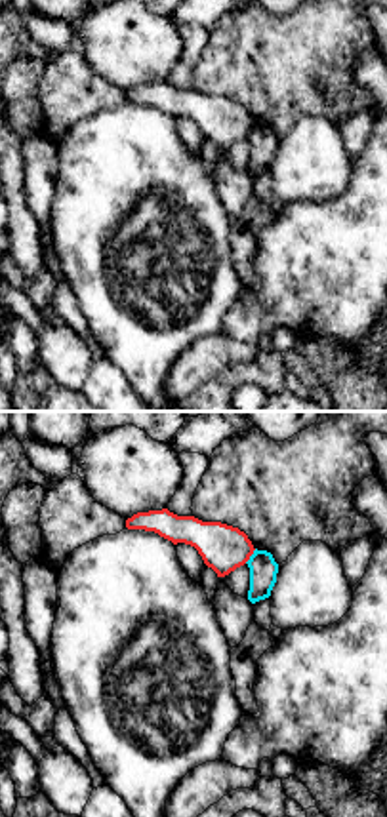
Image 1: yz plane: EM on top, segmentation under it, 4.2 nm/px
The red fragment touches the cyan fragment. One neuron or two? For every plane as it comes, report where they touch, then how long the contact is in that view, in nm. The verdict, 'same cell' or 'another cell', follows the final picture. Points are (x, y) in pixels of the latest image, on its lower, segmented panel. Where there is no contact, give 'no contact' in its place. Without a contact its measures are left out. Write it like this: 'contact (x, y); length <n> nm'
contact (250, 555); length 80 nm

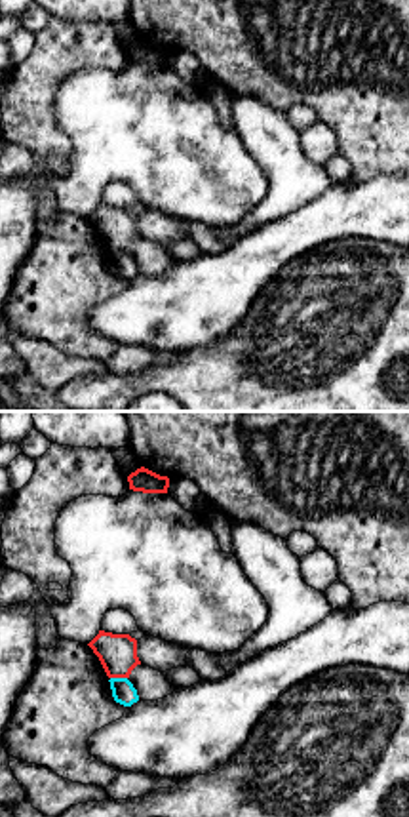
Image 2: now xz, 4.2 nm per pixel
contact (118, 677); length 70 nm

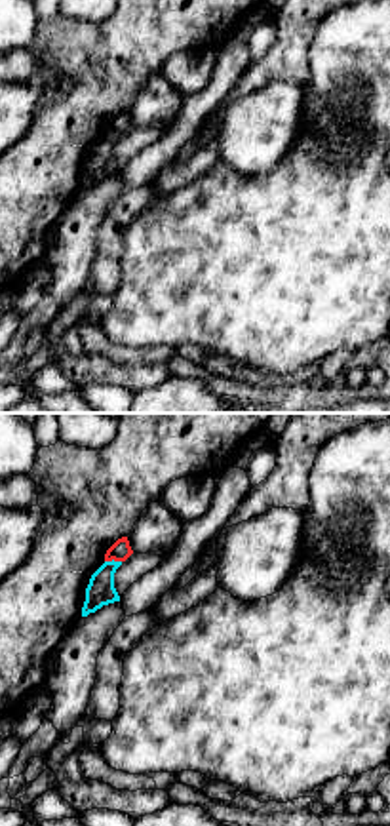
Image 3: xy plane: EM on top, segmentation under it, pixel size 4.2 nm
contact (113, 558); length 70 nm

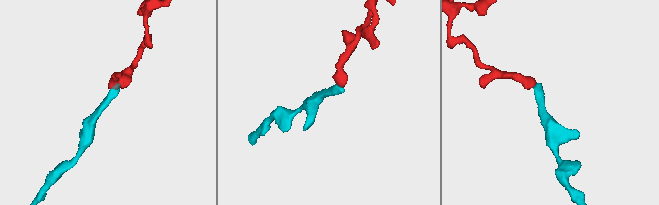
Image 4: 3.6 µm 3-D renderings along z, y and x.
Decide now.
another cell

